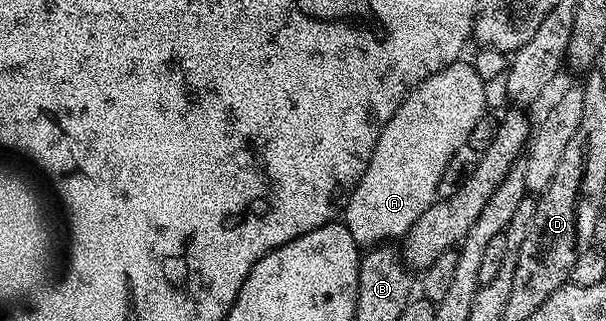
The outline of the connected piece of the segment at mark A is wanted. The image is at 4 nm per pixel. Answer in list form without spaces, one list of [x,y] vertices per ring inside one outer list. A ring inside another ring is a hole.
[[[458,60],[446,70],[433,74],[426,82],[420,82],[399,104],[395,116],[387,120],[375,144],[375,152],[371,152],[371,160],[343,211],[345,227],[351,232],[358,248],[372,248],[404,239],[415,220],[419,220],[419,216],[423,216],[423,212],[438,201],[437,189],[443,168],[447,168],[451,156],[455,156],[459,148],[468,146],[475,124],[486,117],[485,90],[487,83],[481,79],[479,72],[475,72],[472,61]]]

